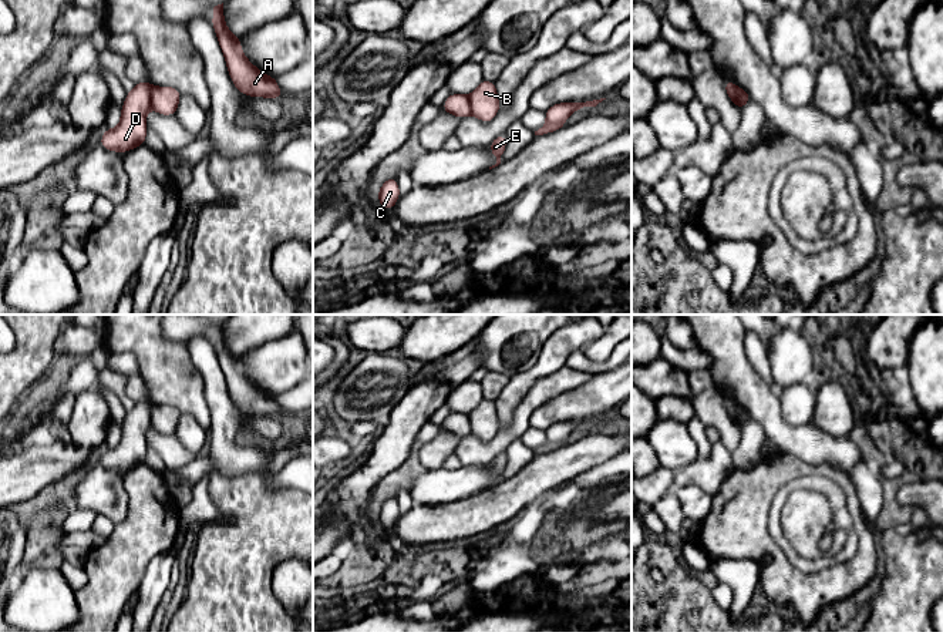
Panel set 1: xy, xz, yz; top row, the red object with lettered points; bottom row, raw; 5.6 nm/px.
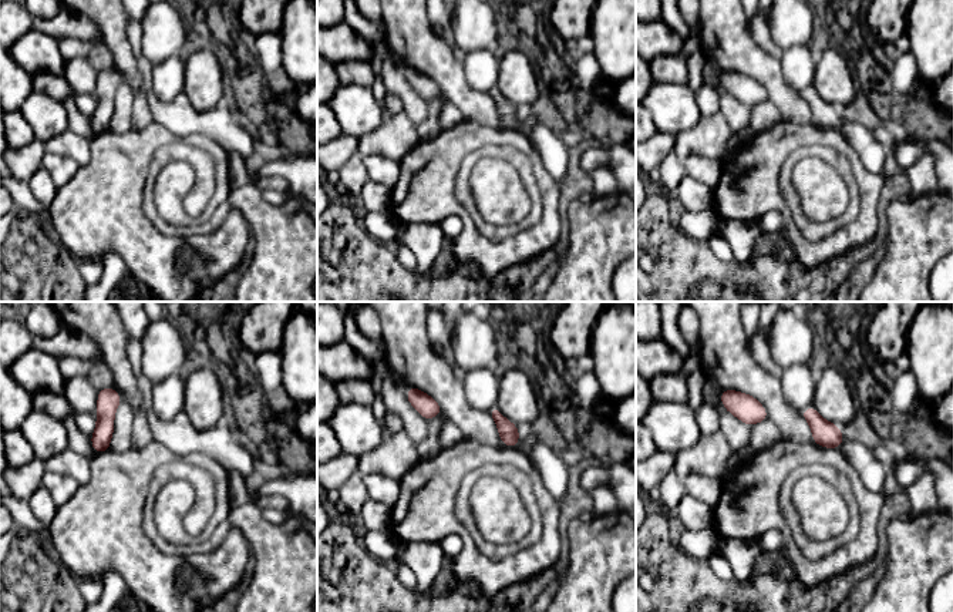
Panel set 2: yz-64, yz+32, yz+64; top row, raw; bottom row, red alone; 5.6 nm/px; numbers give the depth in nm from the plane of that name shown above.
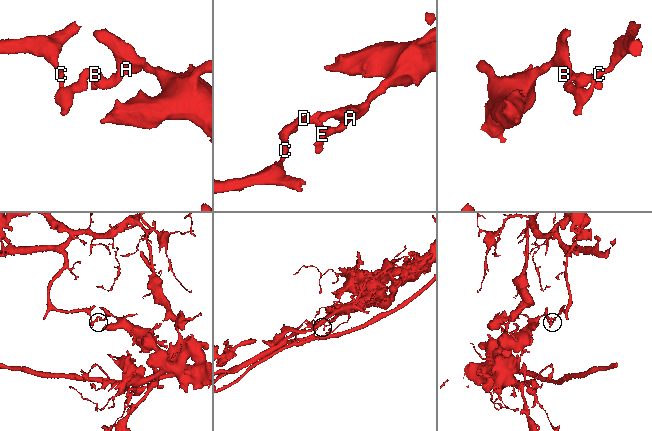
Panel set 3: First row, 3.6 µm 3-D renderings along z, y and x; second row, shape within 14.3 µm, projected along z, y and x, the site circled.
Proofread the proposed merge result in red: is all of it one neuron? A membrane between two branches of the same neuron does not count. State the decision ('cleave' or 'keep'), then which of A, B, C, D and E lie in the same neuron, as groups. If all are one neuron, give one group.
cleave | A B E / C D

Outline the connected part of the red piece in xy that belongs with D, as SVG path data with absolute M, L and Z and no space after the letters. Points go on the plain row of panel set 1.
M137 401L127 413L121 428L121 441L117 447L105 447L101 465L105 468L127 471L138 464L145 464L146 430L151 427L151 403Z

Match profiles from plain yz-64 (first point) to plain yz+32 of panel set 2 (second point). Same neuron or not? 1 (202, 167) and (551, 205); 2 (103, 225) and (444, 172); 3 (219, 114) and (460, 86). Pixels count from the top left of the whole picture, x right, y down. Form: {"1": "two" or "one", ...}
{"1": "two", "2": "one", "3": "one"}

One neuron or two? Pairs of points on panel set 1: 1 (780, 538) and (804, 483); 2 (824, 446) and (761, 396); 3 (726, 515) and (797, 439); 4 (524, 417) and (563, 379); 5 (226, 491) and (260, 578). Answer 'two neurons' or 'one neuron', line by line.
1: one neuron
2: one neuron
3: two neurons
4: one neuron
5: one neuron

